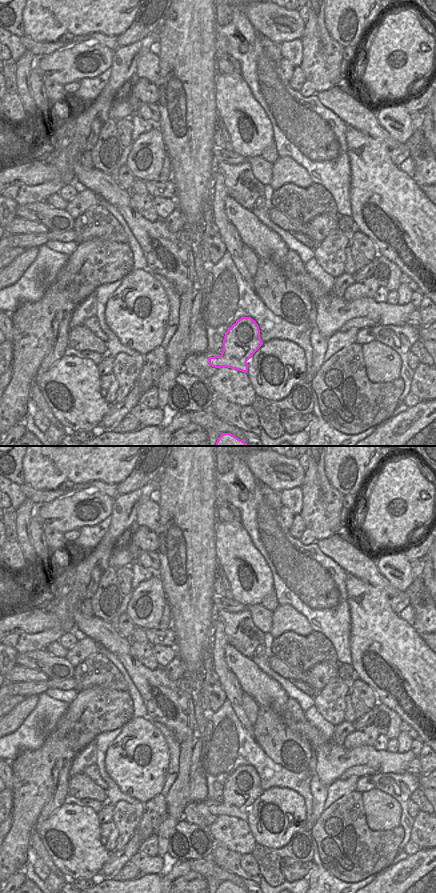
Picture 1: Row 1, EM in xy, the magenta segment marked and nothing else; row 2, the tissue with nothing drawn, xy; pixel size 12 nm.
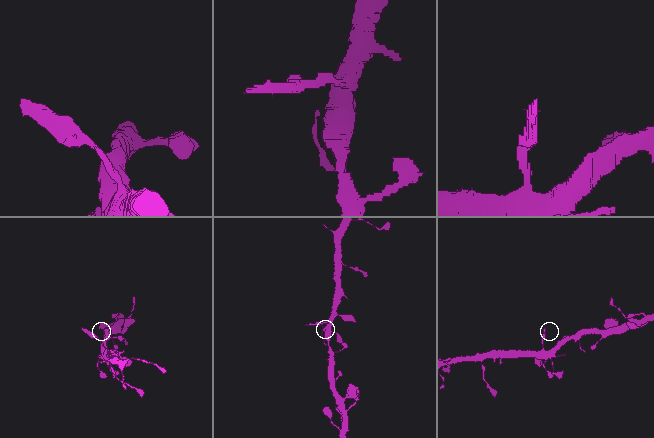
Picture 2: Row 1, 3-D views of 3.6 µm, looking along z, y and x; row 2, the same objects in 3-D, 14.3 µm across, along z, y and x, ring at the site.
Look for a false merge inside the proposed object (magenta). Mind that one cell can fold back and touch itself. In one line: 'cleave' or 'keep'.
cleave

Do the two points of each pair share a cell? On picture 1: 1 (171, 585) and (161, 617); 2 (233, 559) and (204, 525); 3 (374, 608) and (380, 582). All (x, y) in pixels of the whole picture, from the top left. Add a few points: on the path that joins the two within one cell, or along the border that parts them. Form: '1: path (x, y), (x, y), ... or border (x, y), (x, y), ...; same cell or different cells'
1: border (158, 578), (170, 612), (171, 623); different cells
2: border (216, 521), (215, 556), (217, 562); different cells
3: border (357, 578), (381, 588), (389, 597); different cells

